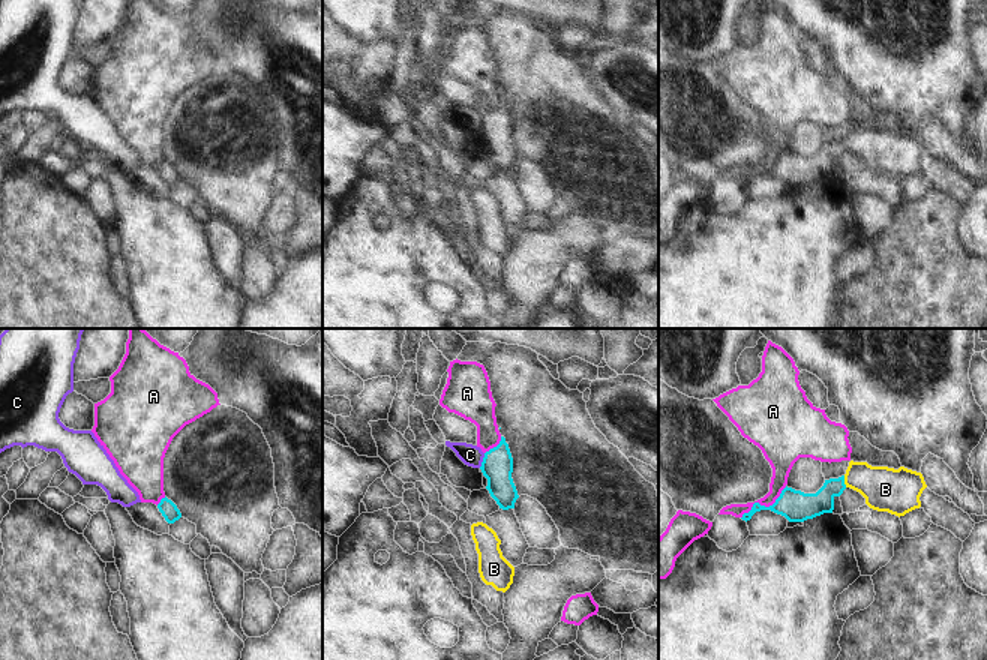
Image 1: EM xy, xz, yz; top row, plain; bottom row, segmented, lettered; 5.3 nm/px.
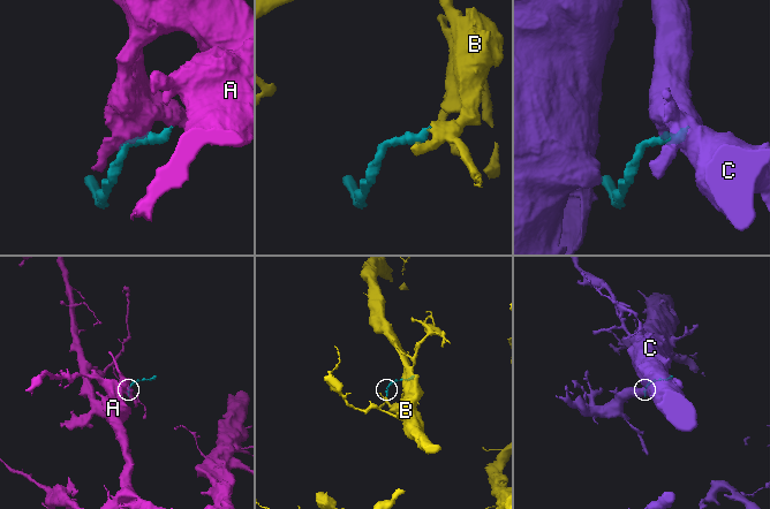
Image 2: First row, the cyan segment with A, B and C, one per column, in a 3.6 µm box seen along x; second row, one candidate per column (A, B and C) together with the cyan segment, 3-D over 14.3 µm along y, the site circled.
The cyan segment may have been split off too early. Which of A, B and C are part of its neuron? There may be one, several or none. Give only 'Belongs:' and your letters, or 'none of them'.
Belongs: B

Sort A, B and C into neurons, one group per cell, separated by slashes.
A / B / C

